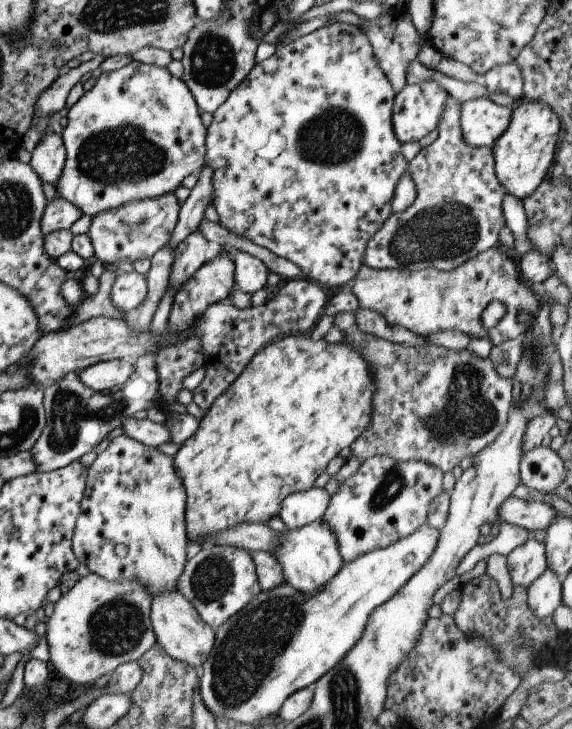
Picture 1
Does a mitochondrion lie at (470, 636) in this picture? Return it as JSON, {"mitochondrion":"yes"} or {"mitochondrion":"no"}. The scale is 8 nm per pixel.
{"mitochondrion":"no"}

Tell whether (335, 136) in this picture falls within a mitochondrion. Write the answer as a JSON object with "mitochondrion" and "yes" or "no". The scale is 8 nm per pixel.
{"mitochondrion":"yes"}

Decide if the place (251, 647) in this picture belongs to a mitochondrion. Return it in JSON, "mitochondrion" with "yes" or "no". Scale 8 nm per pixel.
{"mitochondrion":"yes"}

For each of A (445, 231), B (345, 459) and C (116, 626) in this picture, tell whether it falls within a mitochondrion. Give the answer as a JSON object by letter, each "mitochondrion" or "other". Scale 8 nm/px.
{"A":"mitochondrion","B":"other","C":"mitochondrion"}

